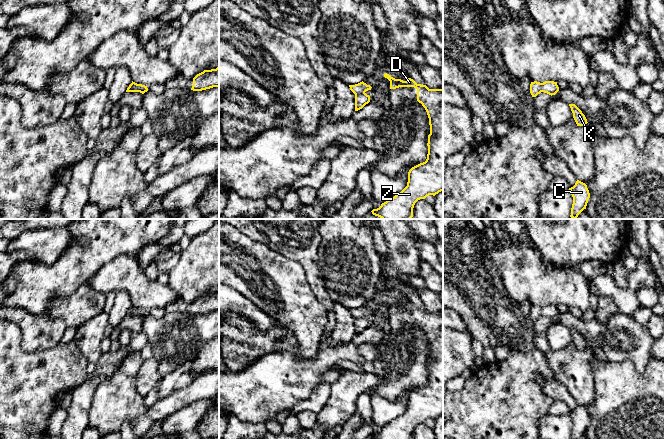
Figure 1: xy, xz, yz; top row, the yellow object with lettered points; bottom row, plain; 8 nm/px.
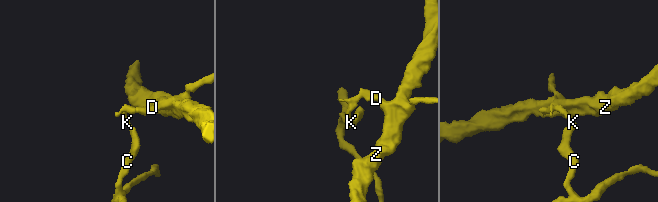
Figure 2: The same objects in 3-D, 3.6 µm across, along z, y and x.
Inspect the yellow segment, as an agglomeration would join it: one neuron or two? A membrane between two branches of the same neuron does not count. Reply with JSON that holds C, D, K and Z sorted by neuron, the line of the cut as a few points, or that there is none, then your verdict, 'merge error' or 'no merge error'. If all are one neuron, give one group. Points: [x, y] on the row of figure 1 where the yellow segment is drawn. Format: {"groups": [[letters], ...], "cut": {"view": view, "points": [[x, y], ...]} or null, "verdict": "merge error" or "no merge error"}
{"groups": [["C", "K"], ["D", "Z"]], "cut": {"view": "xy", "points": [[135, 84], [139, 91], [147, 90]]}, "verdict": "merge error"}

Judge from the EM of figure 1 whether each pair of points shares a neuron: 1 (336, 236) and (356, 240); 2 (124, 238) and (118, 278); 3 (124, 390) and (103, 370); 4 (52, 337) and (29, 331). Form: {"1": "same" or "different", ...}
{"1": "same", "2": "different", "3": "different", "4": "same"}

